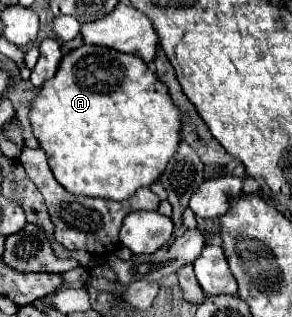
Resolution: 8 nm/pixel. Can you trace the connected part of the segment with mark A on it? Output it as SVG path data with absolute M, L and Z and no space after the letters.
M82 45L62 57L54 79L46 81L38 91L30 109L30 123L34 137L48 155L48 165L56 181L68 193L126 201L140 187L150 187L158 181L166 163L178 151L182 113L174 105L168 87L138 55L118 53L100 45Z

